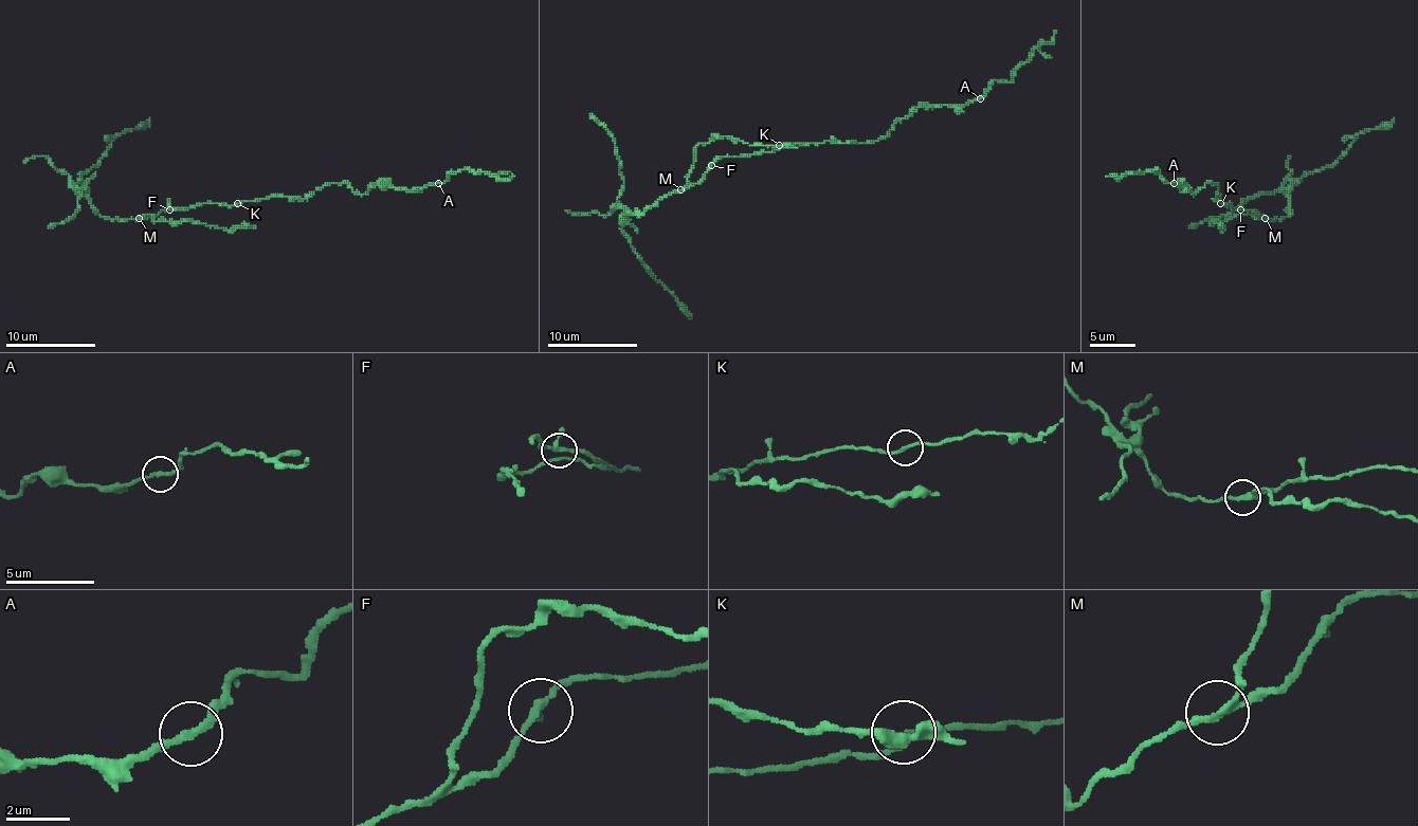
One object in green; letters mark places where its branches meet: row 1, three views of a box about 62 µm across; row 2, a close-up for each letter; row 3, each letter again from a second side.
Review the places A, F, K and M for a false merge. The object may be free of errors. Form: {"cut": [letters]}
{"cut": ["M"]}

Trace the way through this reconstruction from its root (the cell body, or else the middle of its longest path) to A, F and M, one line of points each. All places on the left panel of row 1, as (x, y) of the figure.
A: (237, 203), (271, 197), (307, 199), (332, 183), (345, 183), (361, 195), (377, 183), (408, 189), (438, 183)
F: (237, 203), (199, 203), (169, 209)
M: (237, 203), (199, 203), (161, 209), (155, 217), (139, 219)

